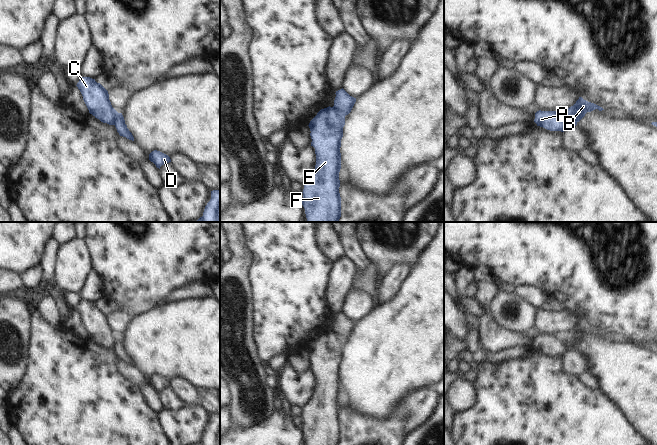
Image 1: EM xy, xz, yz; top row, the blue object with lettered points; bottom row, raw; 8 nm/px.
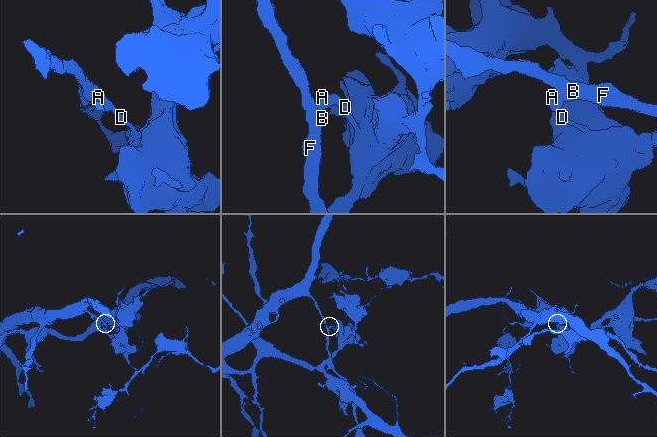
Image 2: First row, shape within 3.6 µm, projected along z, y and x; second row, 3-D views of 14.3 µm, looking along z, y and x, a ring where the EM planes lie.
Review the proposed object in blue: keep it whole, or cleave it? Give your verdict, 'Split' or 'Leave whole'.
Split.

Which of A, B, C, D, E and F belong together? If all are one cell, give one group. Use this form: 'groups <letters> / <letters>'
groups A D / B C E F

